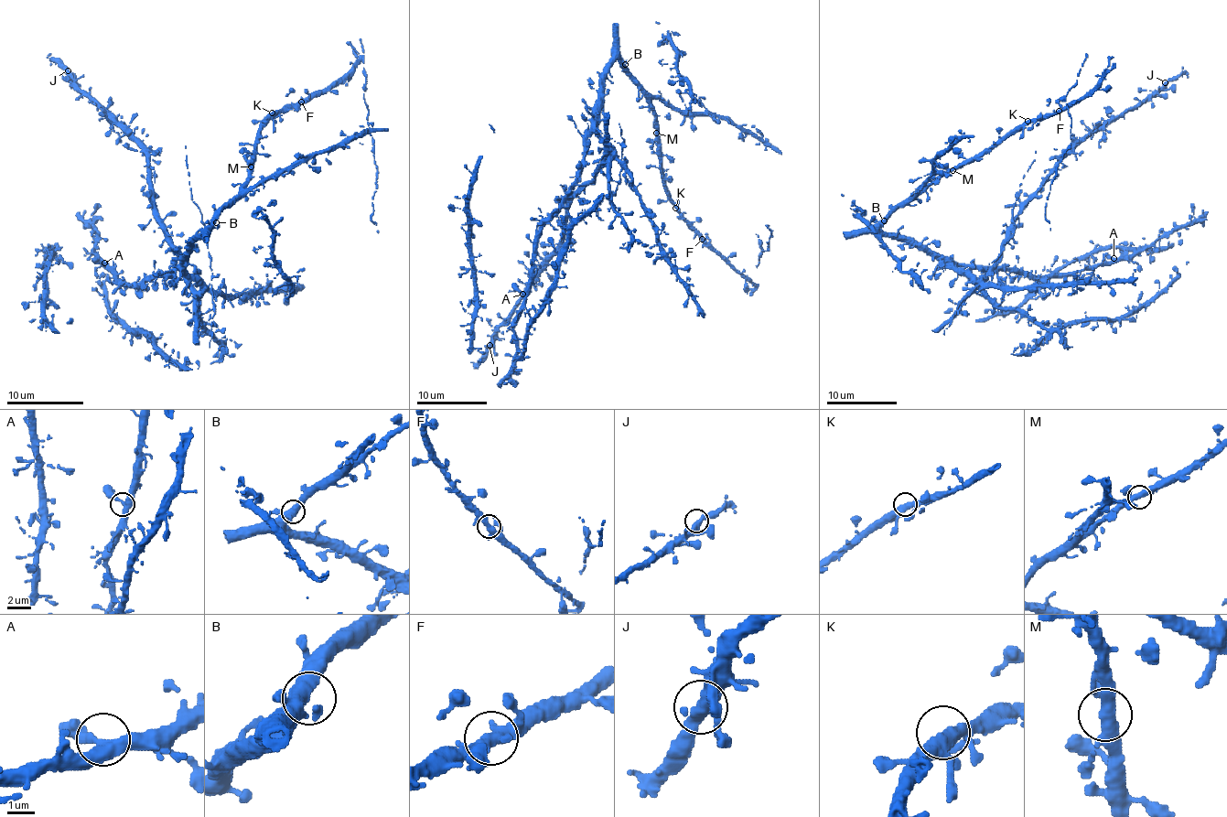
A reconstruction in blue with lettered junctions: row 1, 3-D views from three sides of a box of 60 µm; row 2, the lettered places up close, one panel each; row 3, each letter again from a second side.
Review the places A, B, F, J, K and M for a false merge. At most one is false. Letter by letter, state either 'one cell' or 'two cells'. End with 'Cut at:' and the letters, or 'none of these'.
A: one cell
B: one cell
F: one cell
J: one cell
K: one cell
M: one cell
Cut at: none of these

